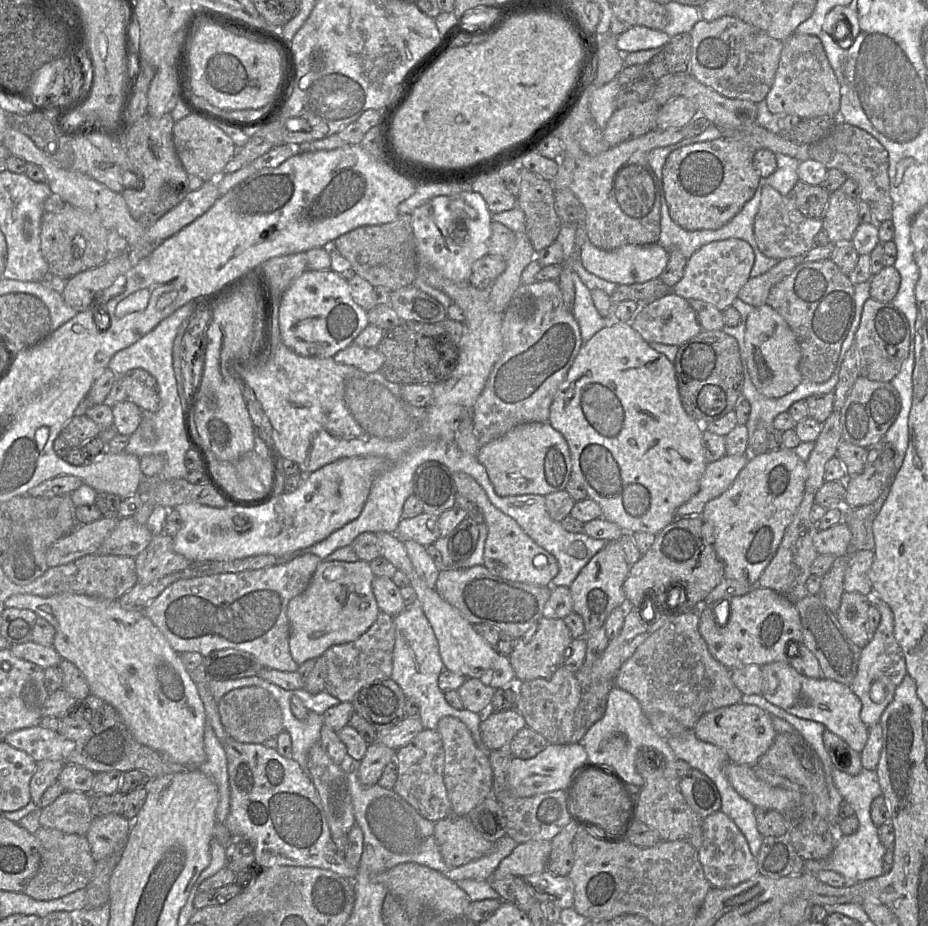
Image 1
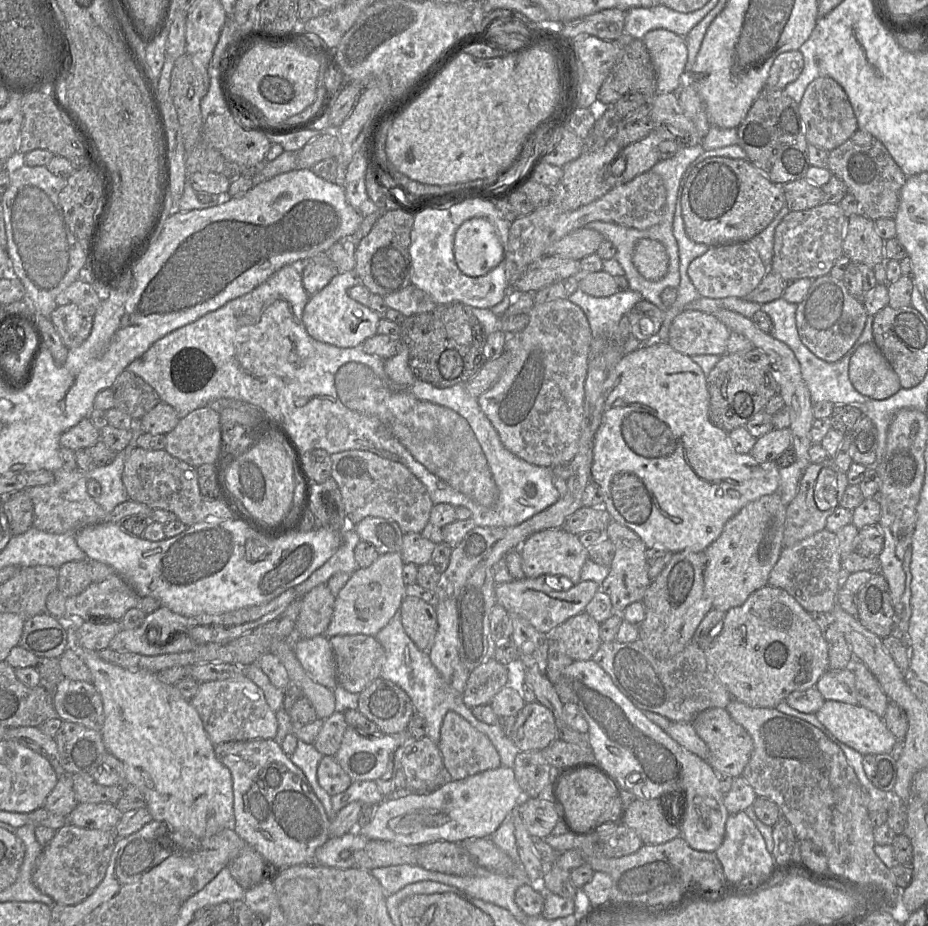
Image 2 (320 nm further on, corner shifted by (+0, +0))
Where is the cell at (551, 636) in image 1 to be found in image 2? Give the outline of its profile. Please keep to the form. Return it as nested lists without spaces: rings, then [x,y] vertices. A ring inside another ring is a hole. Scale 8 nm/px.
[[[586,612],[570,617],[546,634],[574,661],[592,660],[602,643],[600,624]]]

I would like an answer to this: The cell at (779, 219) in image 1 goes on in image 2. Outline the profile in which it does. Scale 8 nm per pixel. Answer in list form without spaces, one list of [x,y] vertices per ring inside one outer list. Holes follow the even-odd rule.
[[[821,203],[808,210],[790,211],[775,229],[774,254],[769,271],[788,283],[829,275],[836,261],[844,255],[847,219],[839,204]]]

